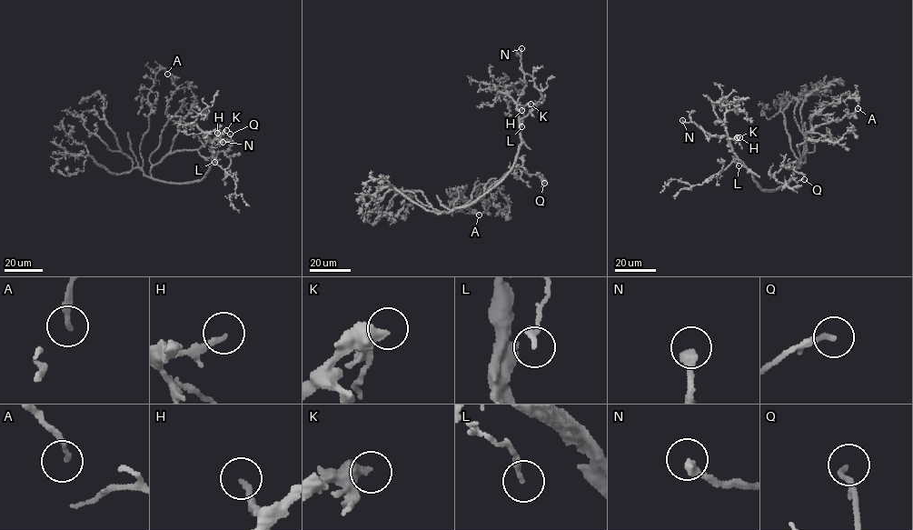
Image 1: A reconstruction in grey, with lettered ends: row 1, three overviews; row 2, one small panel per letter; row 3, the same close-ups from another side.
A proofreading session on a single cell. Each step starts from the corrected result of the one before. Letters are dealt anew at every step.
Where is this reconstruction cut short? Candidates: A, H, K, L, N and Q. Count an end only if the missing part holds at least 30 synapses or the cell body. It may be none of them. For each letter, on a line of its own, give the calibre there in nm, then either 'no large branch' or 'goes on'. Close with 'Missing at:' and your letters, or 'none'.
A: calibre 170 nm; no large branch
H: calibre 190 nm; goes on
K: calibre 340 nm; goes on
L: calibre 180 nm; no large branch
N: calibre 320 nm; goes on
Q: calibre 190 nm; no large branch
Missing at: H, K, N

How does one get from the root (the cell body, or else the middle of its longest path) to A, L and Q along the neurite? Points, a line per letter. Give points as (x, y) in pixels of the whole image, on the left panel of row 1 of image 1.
A: (178, 184), (146, 176), (139, 150), (142, 136), (149, 126), (148, 94), (156, 74), (162, 68), (167, 74)
L: (178, 184), (201, 180), (209, 171), (213, 157), (214, 162)
Q: (178, 184), (153, 178), (150, 170), (177, 150), (196, 150), (203, 157), (214, 157), (228, 150), (230, 134)

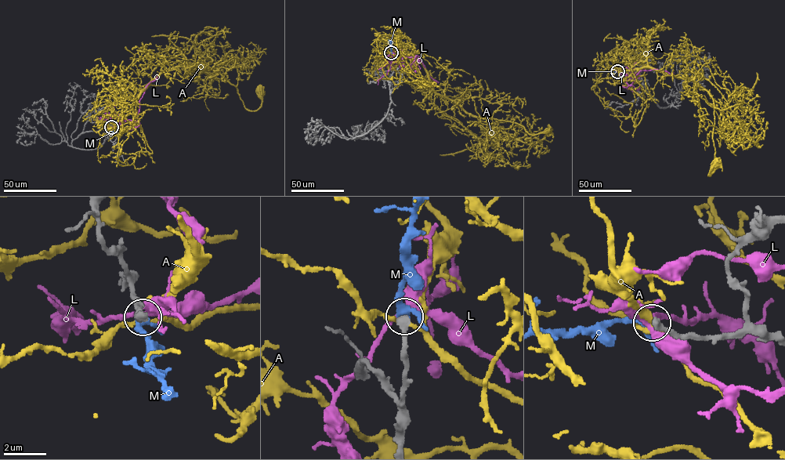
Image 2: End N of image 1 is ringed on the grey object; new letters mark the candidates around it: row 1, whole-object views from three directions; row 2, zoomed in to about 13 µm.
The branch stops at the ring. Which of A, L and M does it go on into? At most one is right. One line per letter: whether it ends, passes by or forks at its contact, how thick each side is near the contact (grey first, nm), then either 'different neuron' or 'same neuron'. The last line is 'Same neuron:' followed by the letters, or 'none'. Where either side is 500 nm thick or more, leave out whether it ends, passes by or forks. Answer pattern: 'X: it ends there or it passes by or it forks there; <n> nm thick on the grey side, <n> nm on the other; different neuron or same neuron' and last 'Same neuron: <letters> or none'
A: it passes by; 320 nm thick on the grey side, 160 nm on the other; different neuron
L: it forks there; 320 nm thick on the grey side, 200 nm on the other; different neuron
M: it passes by; 320 nm thick on the grey side, 280 nm on the other; same neuron
Same neuron: M

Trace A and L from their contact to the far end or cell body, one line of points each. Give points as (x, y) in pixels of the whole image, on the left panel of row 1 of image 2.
A: (111, 127), (132, 123), (132, 106), (148, 83), (180, 65), (218, 72), (249, 110), (260, 106), (260, 90)
L: (111, 127), (117, 125), (120, 120), (138, 121), (139, 101), (146, 85), (156, 76)

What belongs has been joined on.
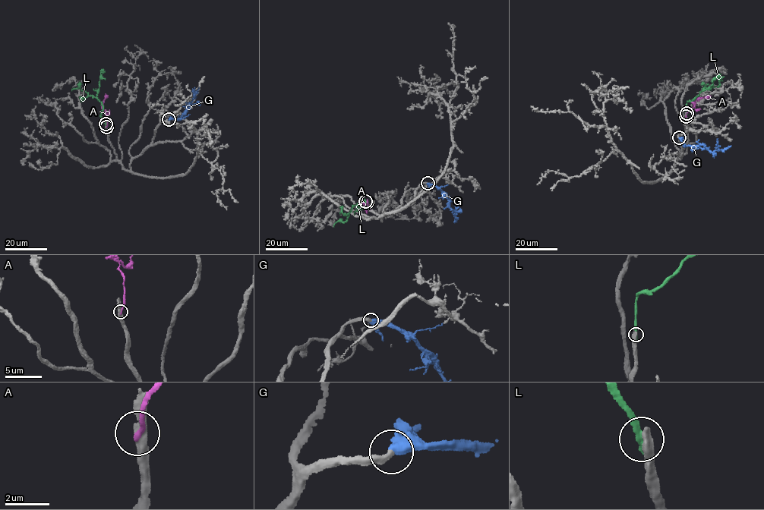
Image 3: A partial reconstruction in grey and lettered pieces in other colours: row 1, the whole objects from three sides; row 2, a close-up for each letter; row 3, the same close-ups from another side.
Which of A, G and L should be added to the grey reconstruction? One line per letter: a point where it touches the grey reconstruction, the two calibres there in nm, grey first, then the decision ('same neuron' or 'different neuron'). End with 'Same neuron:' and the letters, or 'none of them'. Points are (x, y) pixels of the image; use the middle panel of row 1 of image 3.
A: (367, 202) | 400/200 nm | different neuron
G: (427, 183) | 320/600 nm | same neuron
L: (365, 201) | 460/320 nm | different neuron
Same neuron: G

